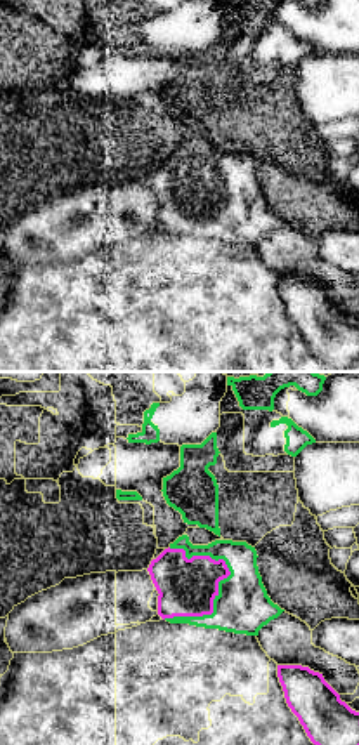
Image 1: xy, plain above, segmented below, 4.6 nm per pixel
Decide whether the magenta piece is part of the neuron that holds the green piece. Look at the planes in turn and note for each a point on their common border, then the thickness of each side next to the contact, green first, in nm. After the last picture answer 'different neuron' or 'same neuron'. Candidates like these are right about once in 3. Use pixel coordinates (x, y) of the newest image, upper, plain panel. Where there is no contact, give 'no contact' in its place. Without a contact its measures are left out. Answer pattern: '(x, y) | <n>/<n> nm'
(214, 221) | 260/260 nm

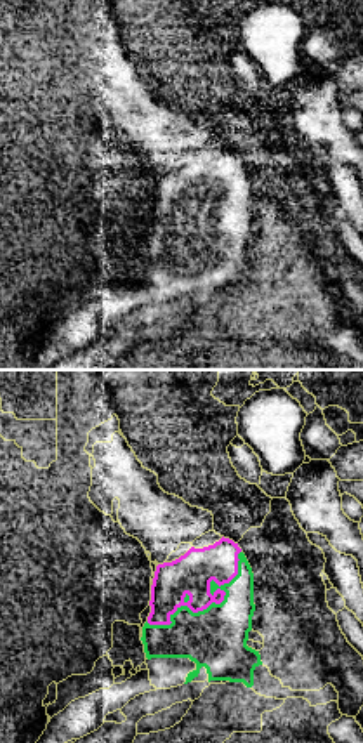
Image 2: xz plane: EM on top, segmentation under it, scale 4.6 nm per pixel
(209, 217) | 280/190 nm

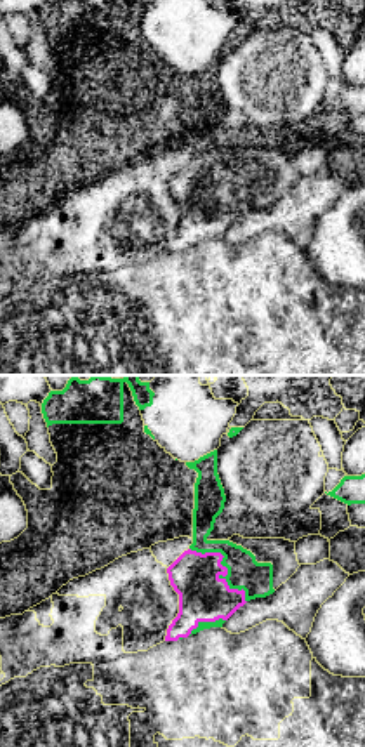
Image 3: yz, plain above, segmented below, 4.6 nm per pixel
(225, 176) | 160/220 nm

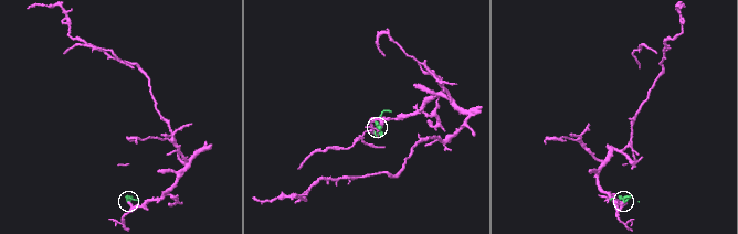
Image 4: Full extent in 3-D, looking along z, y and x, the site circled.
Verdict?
same neuron

